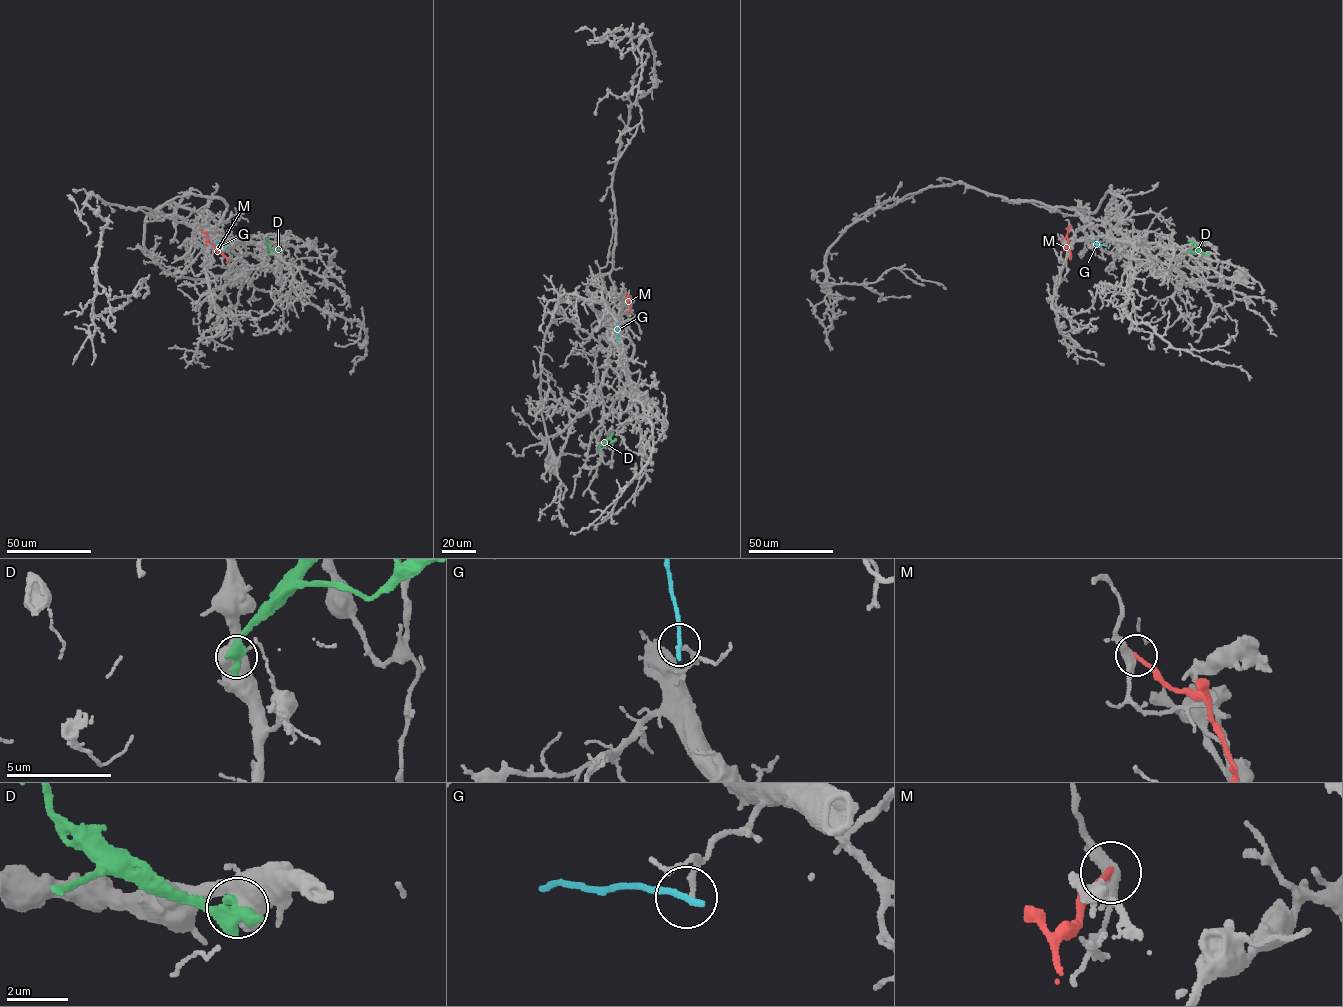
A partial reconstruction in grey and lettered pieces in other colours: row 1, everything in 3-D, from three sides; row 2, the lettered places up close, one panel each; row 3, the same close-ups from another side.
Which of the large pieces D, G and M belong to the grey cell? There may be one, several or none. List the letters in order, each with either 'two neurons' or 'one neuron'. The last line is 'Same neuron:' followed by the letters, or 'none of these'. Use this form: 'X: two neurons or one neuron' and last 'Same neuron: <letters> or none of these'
D: two neurons
G: two neurons
M: two neurons
Same neuron: none of these

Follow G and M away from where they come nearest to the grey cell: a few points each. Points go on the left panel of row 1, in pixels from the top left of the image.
G: (226, 247), (214, 245)
M: (200, 230), (221, 251), (226, 262)

